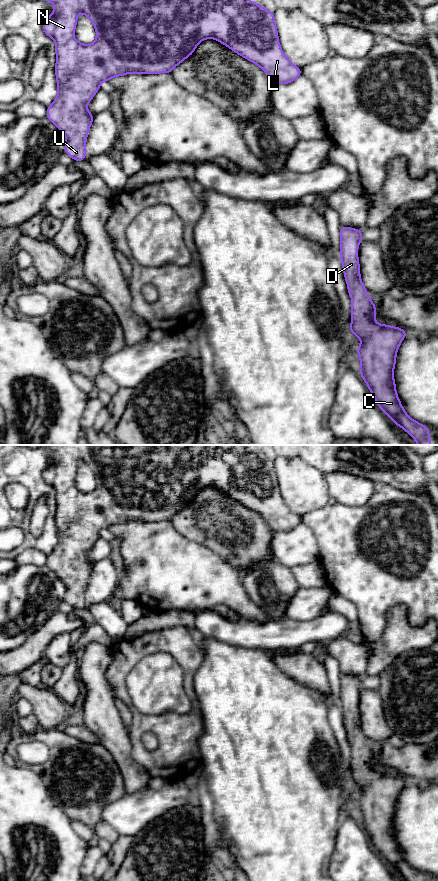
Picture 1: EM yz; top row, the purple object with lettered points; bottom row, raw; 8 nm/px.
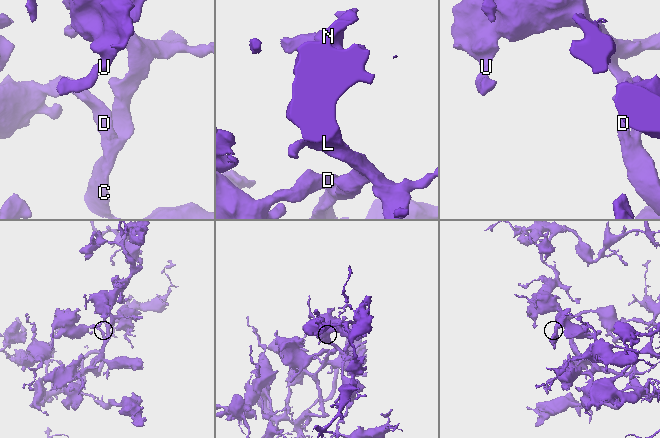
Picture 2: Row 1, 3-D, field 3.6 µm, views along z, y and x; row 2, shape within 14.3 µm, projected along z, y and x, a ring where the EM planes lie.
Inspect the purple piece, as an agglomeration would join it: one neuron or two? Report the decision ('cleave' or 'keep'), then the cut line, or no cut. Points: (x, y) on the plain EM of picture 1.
keep; cut none

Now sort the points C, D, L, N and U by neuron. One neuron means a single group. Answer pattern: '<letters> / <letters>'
C D L N U

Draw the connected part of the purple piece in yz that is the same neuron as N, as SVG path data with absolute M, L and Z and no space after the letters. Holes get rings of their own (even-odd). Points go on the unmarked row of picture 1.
M21 445L30 448L48 448L54 453L53 461L44 469L44 481L54 487L56 491L56 514L55 522L57 526L58 542L53 551L47 555L46 565L64 582L66 585L66 593L64 600L68 602L74 609L84 609L86 607L85 592L87 589L88 579L91 575L93 564L87 558L87 552L95 544L96 540L100 538L100 531L109 529L112 525L124 524L128 521L137 522L158 522L171 521L173 516L179 513L182 509L193 502L197 493L207 487L212 486L226 493L229 497L238 501L245 507L258 513L270 526L273 531L288 532L293 530L296 526L302 523L301 516L295 514L285 504L281 494L279 493L278 479L276 476L274 461L259 454L257 450L251 450L246 445ZM79 461L84 461L96 476L96 488L93 492L84 493L73 486L77 465Z

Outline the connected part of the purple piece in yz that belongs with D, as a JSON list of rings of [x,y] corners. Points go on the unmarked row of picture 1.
[[[340,675],[340,706],[343,720],[348,735],[348,742],[353,747],[351,751],[351,773],[350,780],[358,784],[361,793],[356,796],[360,805],[360,823],[366,830],[370,840],[378,852],[389,866],[407,881],[429,881],[428,875],[411,867],[405,860],[396,841],[394,830],[394,815],[396,802],[400,791],[407,784],[407,779],[400,775],[393,776],[390,772],[382,773],[374,769],[376,764],[376,753],[371,749],[368,740],[361,729],[360,714],[358,708],[358,693],[363,688],[362,678],[350,675]]]

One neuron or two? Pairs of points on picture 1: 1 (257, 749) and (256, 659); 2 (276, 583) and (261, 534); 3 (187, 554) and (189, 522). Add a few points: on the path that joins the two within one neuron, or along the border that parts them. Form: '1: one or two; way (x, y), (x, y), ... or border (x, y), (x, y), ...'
1: one; way (257, 727), (256, 681)
2: two; border (274, 559), (257, 561), (248, 571)
3: two; border (171, 523), (183, 536), (210, 548)

